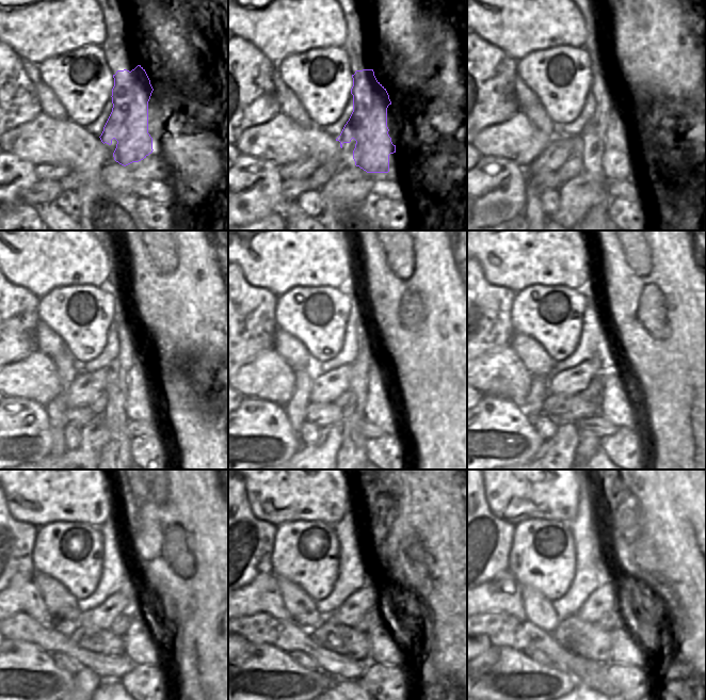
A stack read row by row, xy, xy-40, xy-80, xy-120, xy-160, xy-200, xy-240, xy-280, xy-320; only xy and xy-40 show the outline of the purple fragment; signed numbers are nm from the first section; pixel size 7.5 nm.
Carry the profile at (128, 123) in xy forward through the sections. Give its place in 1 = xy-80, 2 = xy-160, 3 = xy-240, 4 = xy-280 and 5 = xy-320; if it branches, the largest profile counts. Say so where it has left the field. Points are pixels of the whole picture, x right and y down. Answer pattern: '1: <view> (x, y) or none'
1: xy-80 (610, 127)
2: xy-160 (371, 393)
3: xy-240 (140, 646)
4: xy-280 (384, 649)
5: xy-320 (625, 650)

